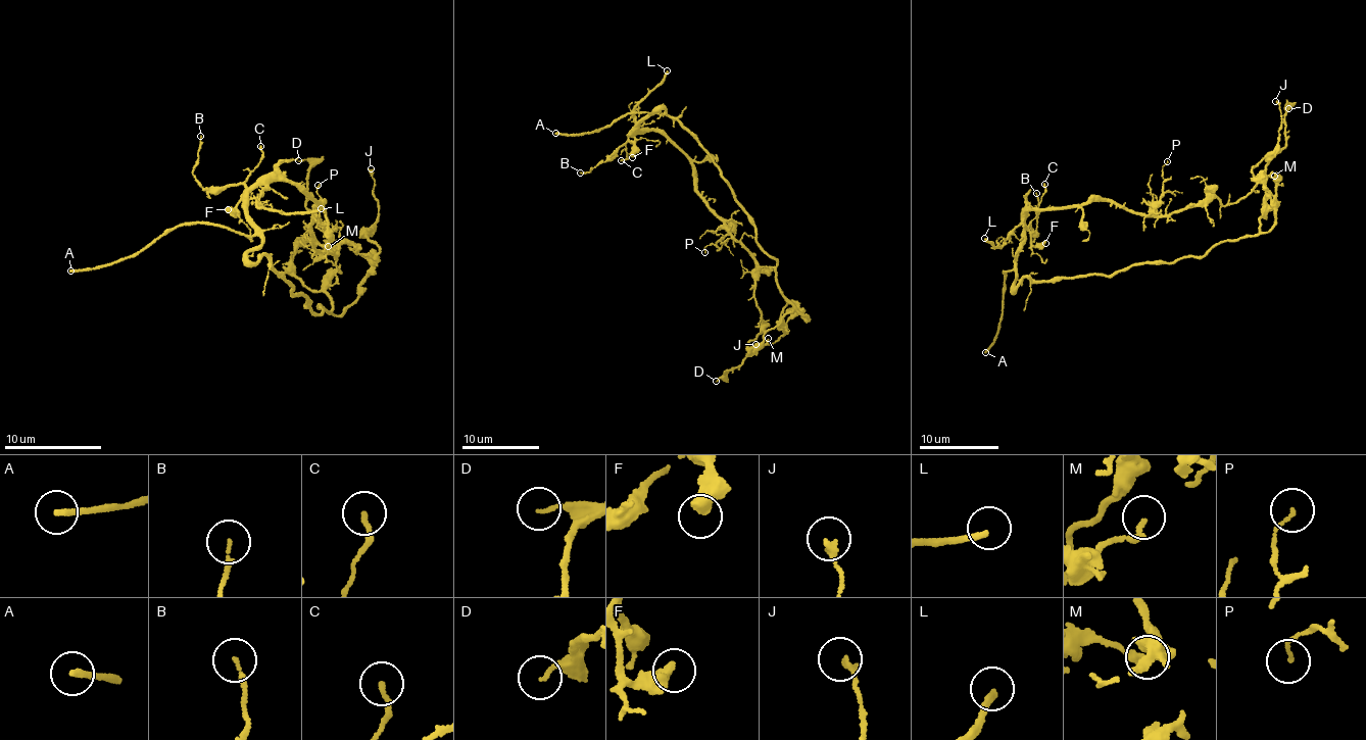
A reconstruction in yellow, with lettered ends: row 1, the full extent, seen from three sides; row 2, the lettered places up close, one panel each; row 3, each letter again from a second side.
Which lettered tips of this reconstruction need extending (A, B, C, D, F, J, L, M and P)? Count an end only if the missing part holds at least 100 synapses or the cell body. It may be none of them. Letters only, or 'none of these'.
A

